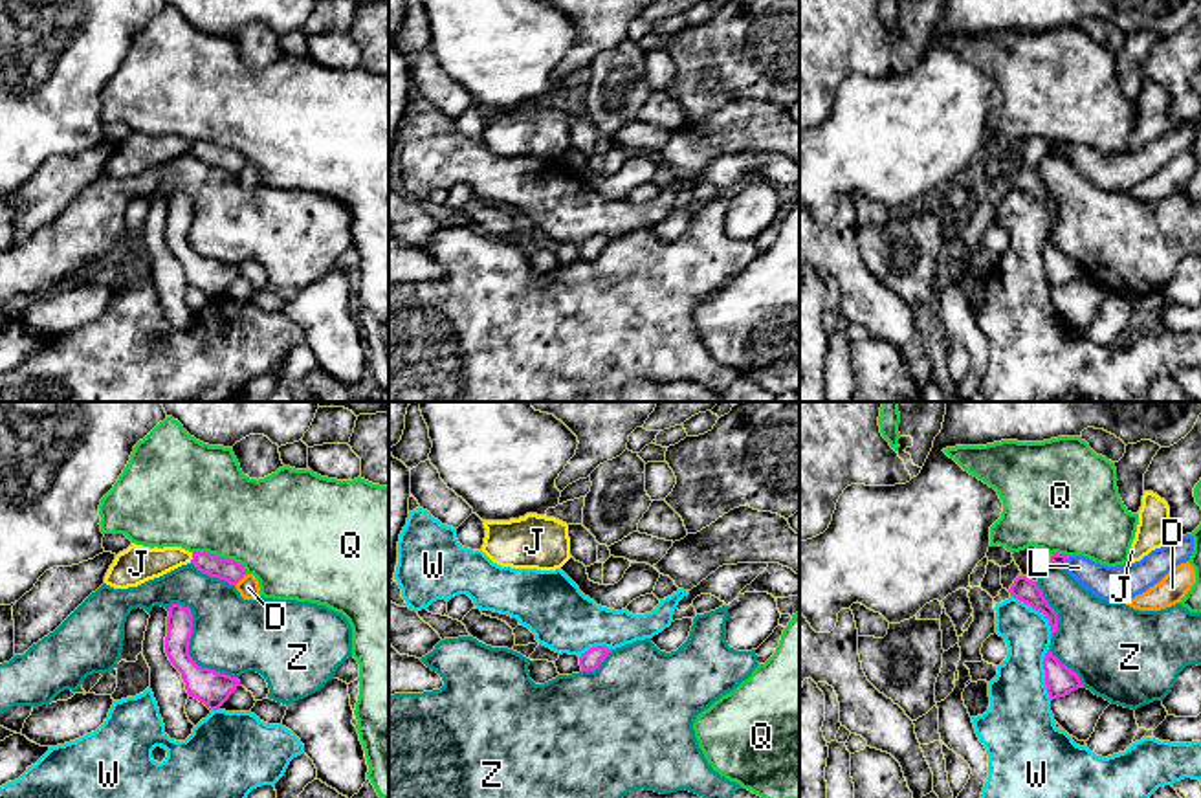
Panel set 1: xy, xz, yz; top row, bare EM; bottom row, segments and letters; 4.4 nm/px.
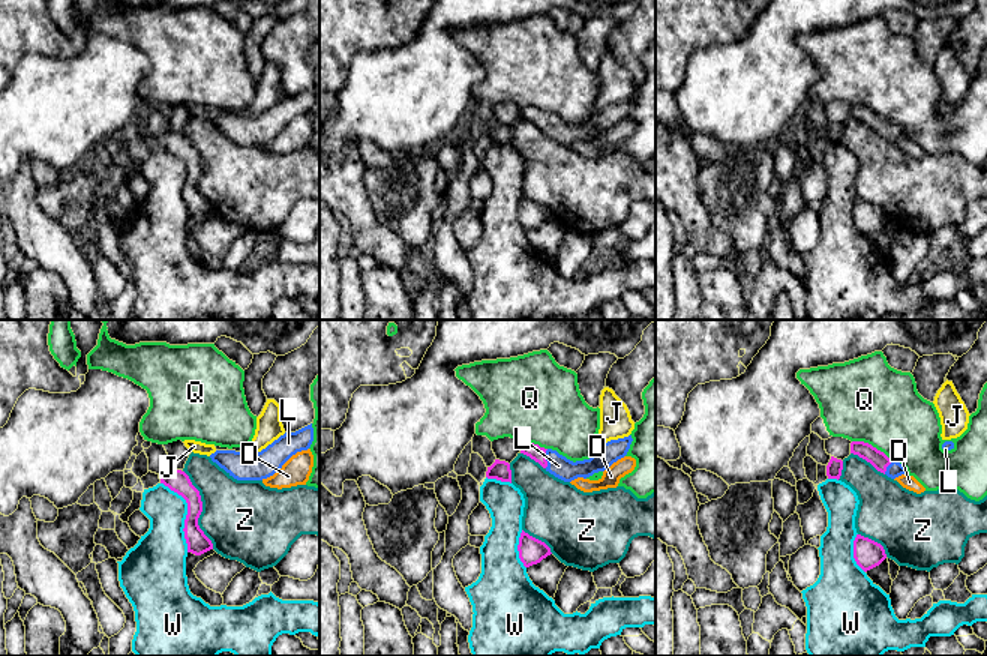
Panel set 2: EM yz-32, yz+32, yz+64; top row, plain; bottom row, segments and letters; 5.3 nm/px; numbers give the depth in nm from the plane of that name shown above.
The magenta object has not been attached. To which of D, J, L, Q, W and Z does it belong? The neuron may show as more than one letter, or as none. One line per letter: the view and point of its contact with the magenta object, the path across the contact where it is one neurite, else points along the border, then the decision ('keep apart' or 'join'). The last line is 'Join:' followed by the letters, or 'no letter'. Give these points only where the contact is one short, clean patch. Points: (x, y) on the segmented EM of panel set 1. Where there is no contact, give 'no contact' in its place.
D: xy (241, 578) | keep apart
J: xy (193, 558) | along xy (193, 554), (189, 562) | keep apart
L: yz (1066, 562) | across yz (1057, 558), (1066, 562), (1104, 582), (1115, 584) | join
Q: xy (219, 556) | along xy (193, 553), (233, 558), (248, 573) | keep apart
W: yz (1038, 609) | keep apart
Z: xy (187, 648) | keep apart
Join: L

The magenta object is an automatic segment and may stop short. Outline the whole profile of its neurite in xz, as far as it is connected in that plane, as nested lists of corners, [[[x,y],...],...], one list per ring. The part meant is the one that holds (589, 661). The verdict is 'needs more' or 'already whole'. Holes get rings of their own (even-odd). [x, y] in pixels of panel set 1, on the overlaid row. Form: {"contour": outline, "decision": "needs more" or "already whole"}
{"contour": [[[596,646],[590,648],[589,651],[585,651],[579,657],[579,666],[581,671],[594,671],[600,668],[600,664],[605,660],[605,657],[611,653],[612,649],[605,648],[605,646]]], "decision": "already whole"}

